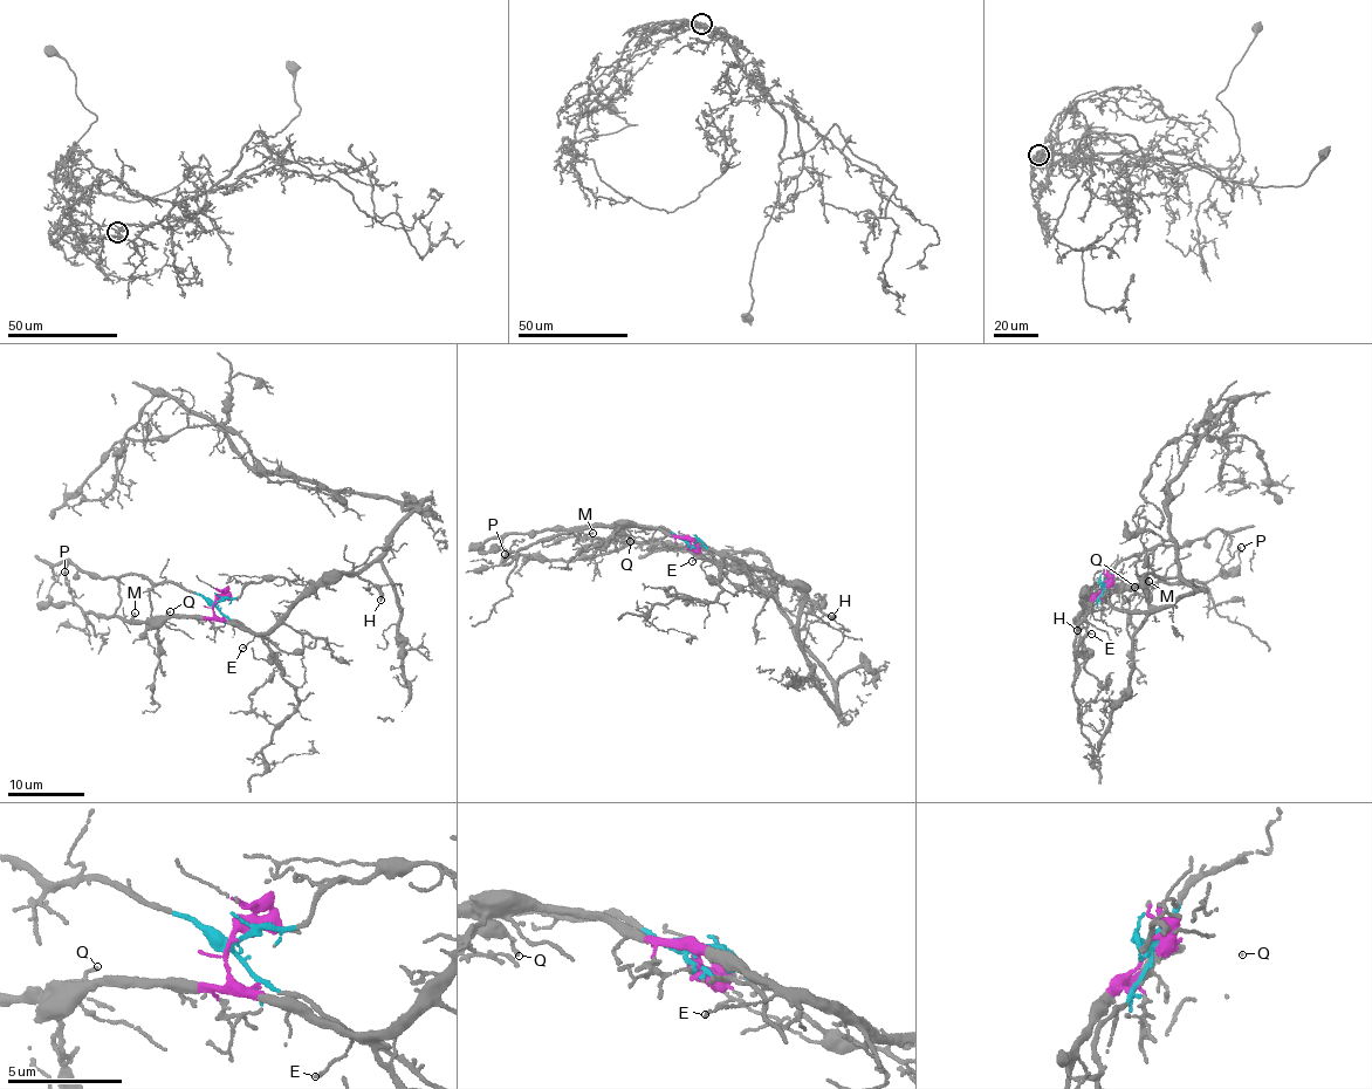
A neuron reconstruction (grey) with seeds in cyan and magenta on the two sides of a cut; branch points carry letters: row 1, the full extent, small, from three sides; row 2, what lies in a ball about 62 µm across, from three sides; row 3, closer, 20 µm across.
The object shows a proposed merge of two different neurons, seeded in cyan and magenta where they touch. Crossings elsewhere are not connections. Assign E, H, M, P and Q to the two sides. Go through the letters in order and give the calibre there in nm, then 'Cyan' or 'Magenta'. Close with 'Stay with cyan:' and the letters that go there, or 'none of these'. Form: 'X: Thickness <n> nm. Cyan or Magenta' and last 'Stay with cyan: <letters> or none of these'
E: Thickness 100 nm. Magenta
H: Thickness 300 nm. Magenta
M: Thickness 130 nm. Magenta
P: Thickness 170 nm. Magenta
Q: Thickness 140 nm. Magenta
Stay with cyan: none of these

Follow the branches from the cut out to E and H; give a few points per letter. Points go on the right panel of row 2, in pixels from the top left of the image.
E: (1102, 583), (1084, 604), (1081, 621), (1092, 634)
H: (1102, 583), (1102, 589), (1074, 621), (1081, 610), (1079, 604), (1091, 594), (1091, 609), (1076, 630)

